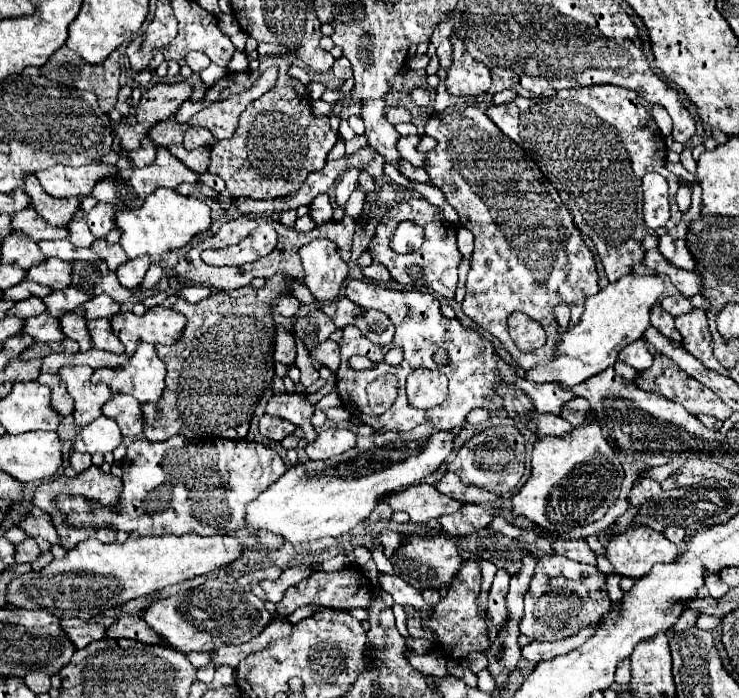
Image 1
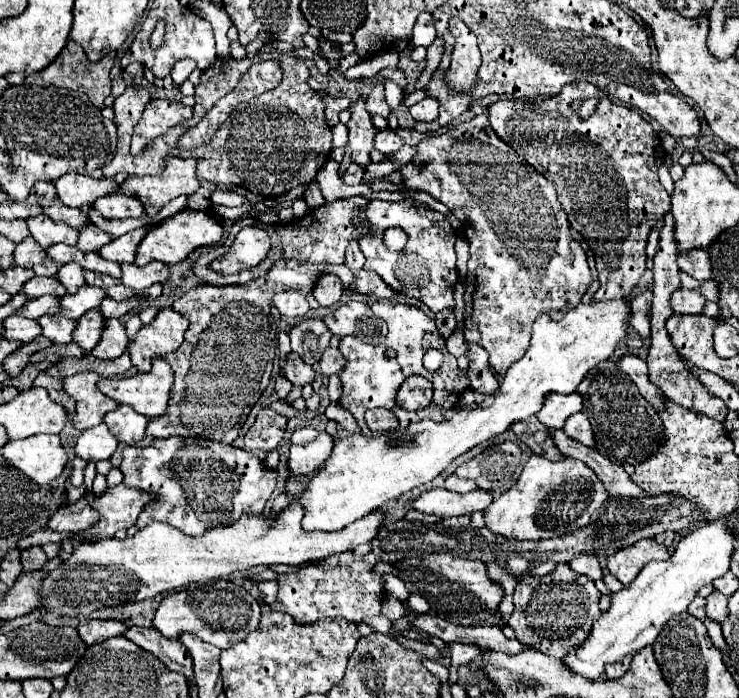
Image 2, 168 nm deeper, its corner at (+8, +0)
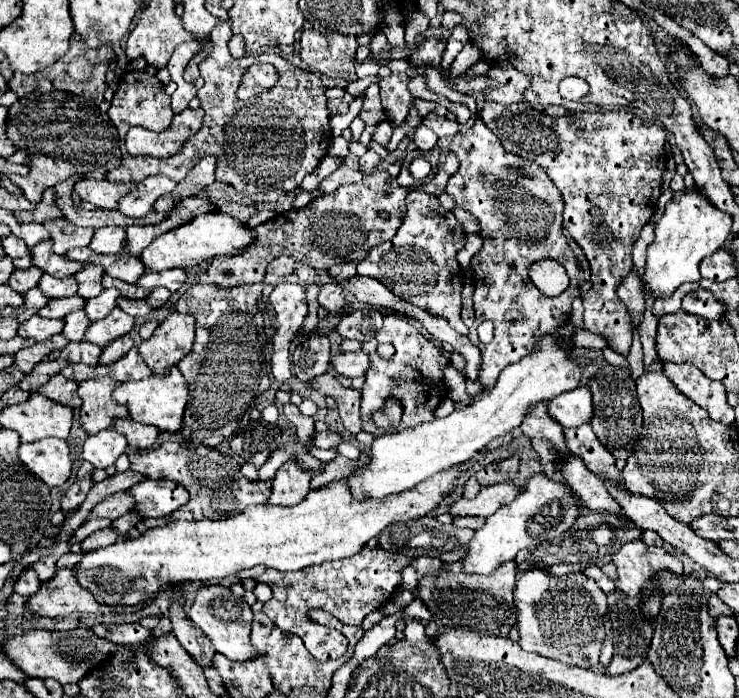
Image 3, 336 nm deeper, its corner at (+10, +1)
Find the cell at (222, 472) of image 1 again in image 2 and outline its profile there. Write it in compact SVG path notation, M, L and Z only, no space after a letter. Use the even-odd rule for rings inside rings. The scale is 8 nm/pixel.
M167 437L149 447L129 445L119 465L127 487L153 493L155 501L139 515L137 529L153 521L169 523L181 533L201 535L207 529L233 525L243 515L261 515L277 485L277 471L267 469L263 459L245 449L207 439Z

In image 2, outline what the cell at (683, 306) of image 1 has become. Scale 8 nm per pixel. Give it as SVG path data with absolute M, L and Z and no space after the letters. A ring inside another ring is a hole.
M677 289L671 295L671 309L673 313L701 313L705 305L705 297L699 295L697 291L687 291L687 289Z

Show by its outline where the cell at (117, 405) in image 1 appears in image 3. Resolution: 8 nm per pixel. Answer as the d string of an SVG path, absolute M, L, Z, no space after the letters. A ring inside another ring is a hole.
M117 418L113 428L115 428L117 432L121 432L121 434L129 440L129 446L133 446L133 448L137 448L137 450L147 450L147 448L151 448L153 442L155 442L157 436L159 436L159 430L157 430L157 428L139 424L139 422L135 422L133 418Z

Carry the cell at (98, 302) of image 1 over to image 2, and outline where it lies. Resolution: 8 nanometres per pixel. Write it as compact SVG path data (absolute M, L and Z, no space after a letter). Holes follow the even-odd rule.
M105 297L101 303L99 303L99 313L103 313L103 317L117 317L121 319L125 313L133 311L135 307L139 305L139 299L137 297L131 297L131 299L125 299L125 301L113 301L109 297Z

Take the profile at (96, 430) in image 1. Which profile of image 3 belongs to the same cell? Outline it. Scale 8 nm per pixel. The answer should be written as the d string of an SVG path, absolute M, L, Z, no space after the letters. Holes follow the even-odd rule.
M113 428L101 430L95 436L89 436L83 446L83 460L91 462L95 468L109 468L125 452L127 438Z

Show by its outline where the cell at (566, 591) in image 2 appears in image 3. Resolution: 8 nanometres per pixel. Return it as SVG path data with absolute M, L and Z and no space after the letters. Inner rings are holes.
M527 570L519 574L513 596L515 596L517 612L519 612L519 634L521 634L519 646L523 650L535 652L535 654L541 654L545 658L553 658L565 664L581 666L581 668L593 668L599 664L601 644L605 640L603 616L607 614L607 596L591 578L587 578L583 572L565 574L557 578L543 570Z

